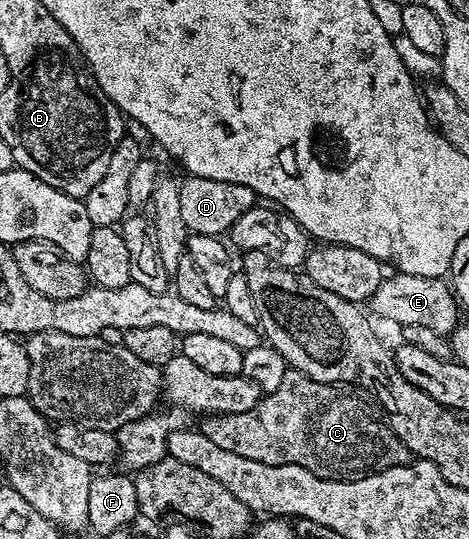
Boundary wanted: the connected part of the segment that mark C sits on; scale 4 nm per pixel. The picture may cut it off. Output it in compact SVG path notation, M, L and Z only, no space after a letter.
M289 370L279 388L269 395L262 395L251 410L230 416L210 415L202 419L205 421L199 424L199 430L204 436L211 438L215 446L220 446L222 450L231 450L231 454L239 458L251 458L255 462L268 464L303 466L308 472L324 480L356 478L410 463L411 454L407 446L392 432L388 423L374 411L371 404L369 409L368 403L370 401L352 386L315 382L302 372Z

